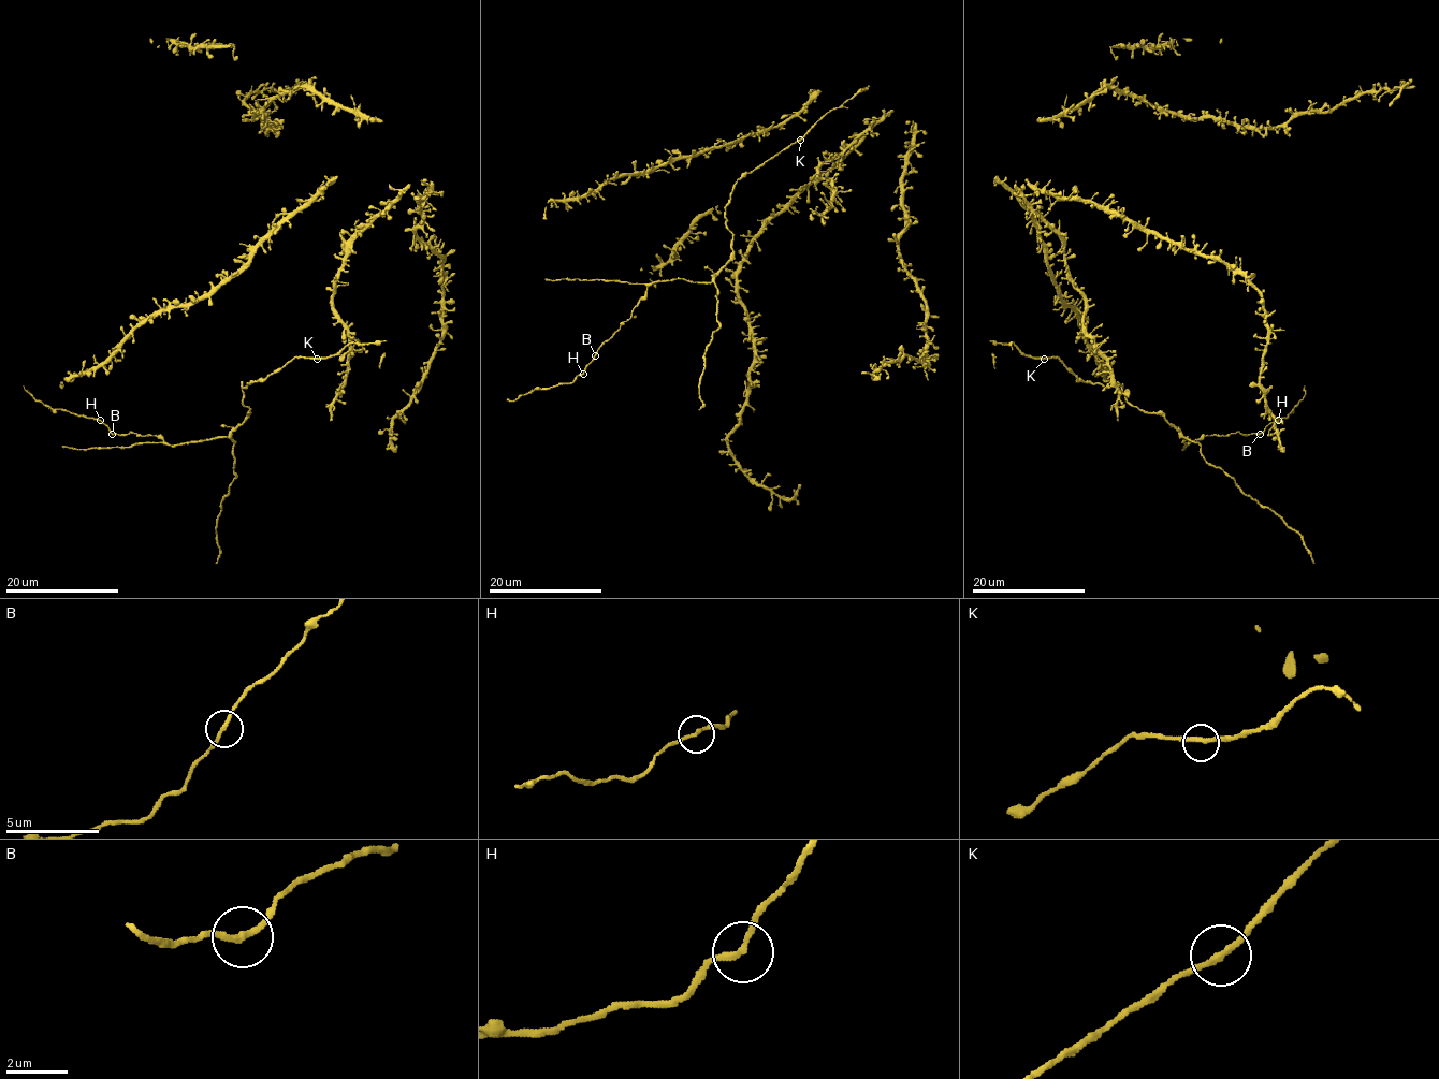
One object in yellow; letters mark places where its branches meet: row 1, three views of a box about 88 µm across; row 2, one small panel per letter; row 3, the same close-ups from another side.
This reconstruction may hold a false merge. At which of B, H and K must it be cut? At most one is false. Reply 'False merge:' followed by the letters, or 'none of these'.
False merge: none of these

